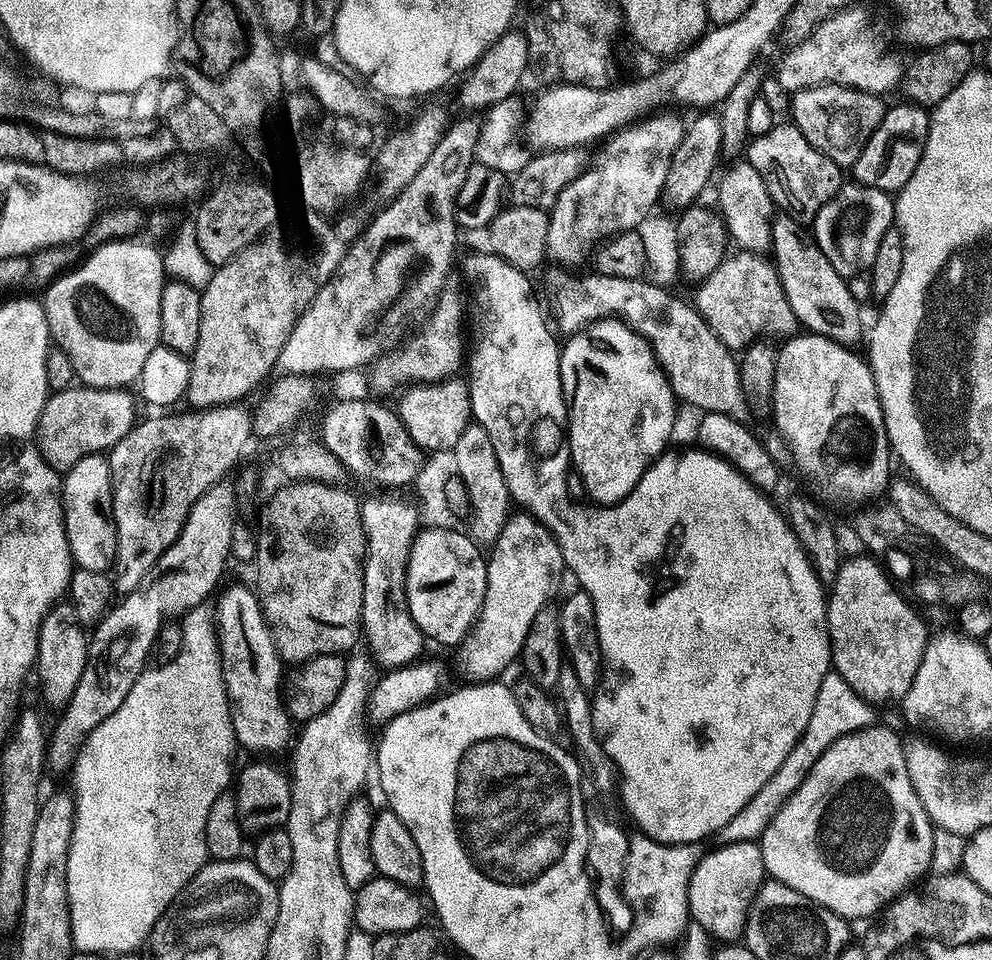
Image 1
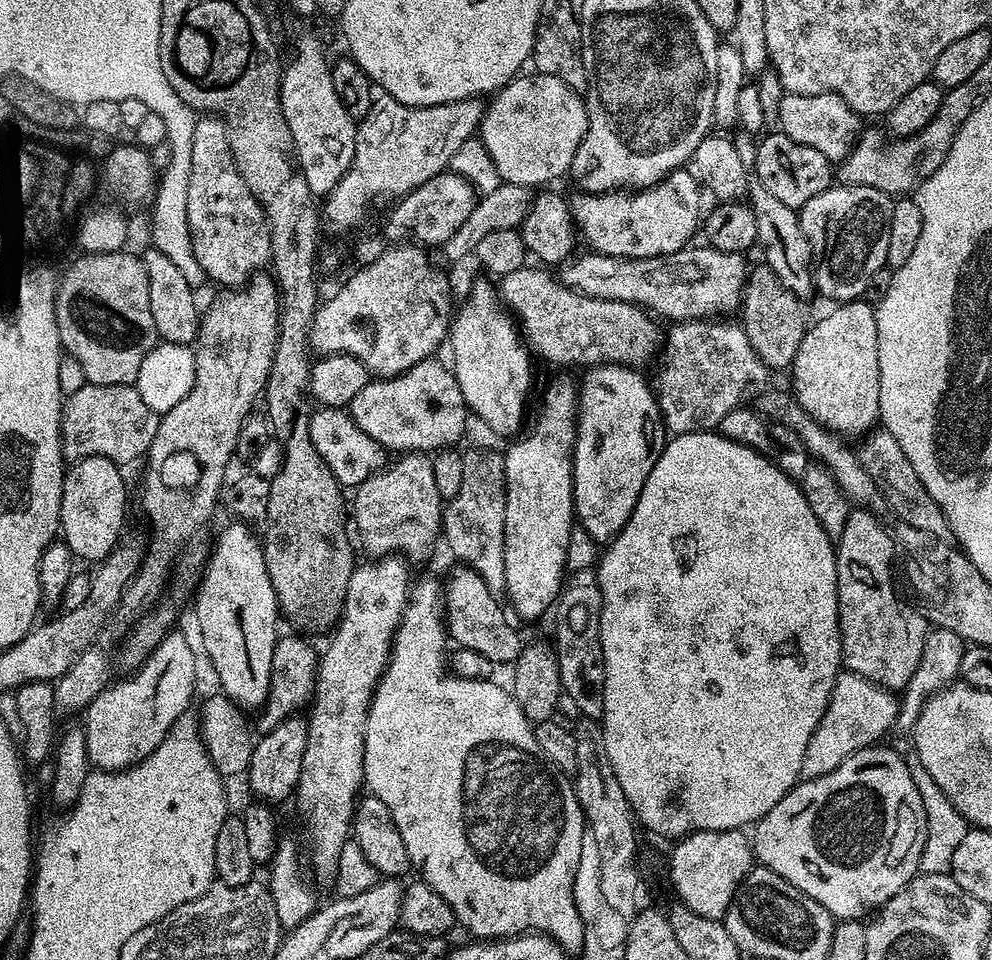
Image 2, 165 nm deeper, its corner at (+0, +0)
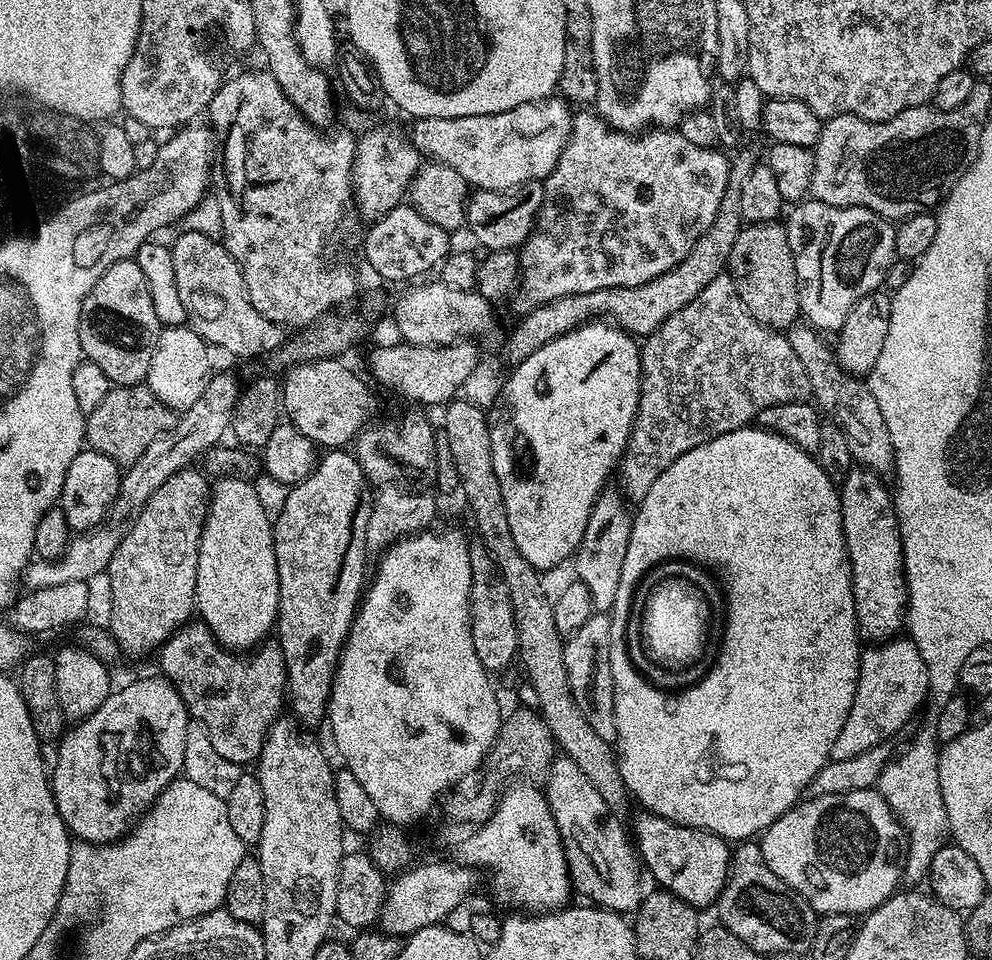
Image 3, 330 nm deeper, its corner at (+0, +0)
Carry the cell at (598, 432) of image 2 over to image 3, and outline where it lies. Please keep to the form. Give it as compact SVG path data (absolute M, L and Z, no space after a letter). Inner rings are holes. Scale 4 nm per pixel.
M611 490L601 492L590 510L582 542L574 553L575 579L585 584L592 595L592 606L597 613L607 613L618 594L618 578L622 574L622 562L626 562L626 546L630 546L631 529L630 508L628 512L623 498Z

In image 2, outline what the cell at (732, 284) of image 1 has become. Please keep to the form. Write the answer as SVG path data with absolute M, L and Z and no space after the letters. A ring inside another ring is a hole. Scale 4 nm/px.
M702 244L700 248L692 247L685 246L674 254L655 255L654 258L645 260L626 260L621 256L602 256L598 252L589 251L588 256L582 256L578 260L569 258L560 264L558 279L564 287L572 288L583 296L639 304L641 308L649 310L657 317L668 318L670 322L711 319L730 314L728 312L734 309L737 311L743 301L743 290L747 283L746 258L739 252L722 252L706 244Z

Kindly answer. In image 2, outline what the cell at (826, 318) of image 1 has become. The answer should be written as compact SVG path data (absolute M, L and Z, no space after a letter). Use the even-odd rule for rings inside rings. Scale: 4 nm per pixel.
M755 183L749 187L748 202L754 210L754 216L758 218L759 247L766 249L765 265L774 270L775 276L786 290L801 300L815 293L815 284L812 280L811 252L805 235L802 234L800 219L797 211L783 205L778 198L770 194L761 184Z

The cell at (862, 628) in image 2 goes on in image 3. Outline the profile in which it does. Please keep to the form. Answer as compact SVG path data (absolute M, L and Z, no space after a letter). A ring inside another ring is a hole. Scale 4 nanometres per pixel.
M859 466L853 467L843 483L839 485L840 493L840 513L842 514L842 526L844 527L844 541L848 547L848 561L852 567L852 589L854 590L854 610L856 611L856 627L860 629L860 635L868 642L883 642L893 639L897 635L896 632L905 627L906 609L908 607L908 583L904 577L904 551L902 550L902 542L900 541L900 523L896 521L896 506L893 497L890 495L890 488L883 484L881 473L872 472L869 468Z

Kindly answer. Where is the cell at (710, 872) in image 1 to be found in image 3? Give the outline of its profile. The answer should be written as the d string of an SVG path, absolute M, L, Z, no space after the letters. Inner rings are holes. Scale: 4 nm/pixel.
M641 811L636 820L636 836L634 832L634 847L642 861L643 867L657 880L659 887L666 892L673 892L678 898L692 905L697 910L703 910L707 904L715 905L720 899L720 891L728 881L728 864L732 860L729 841L723 836L705 832L702 828L687 828L681 824L670 822L652 812Z

